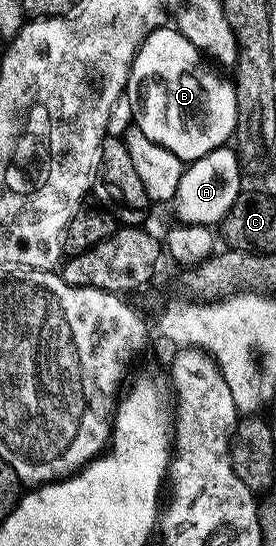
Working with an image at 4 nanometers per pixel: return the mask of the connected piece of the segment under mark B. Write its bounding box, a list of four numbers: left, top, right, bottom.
[128,25,237,164]

